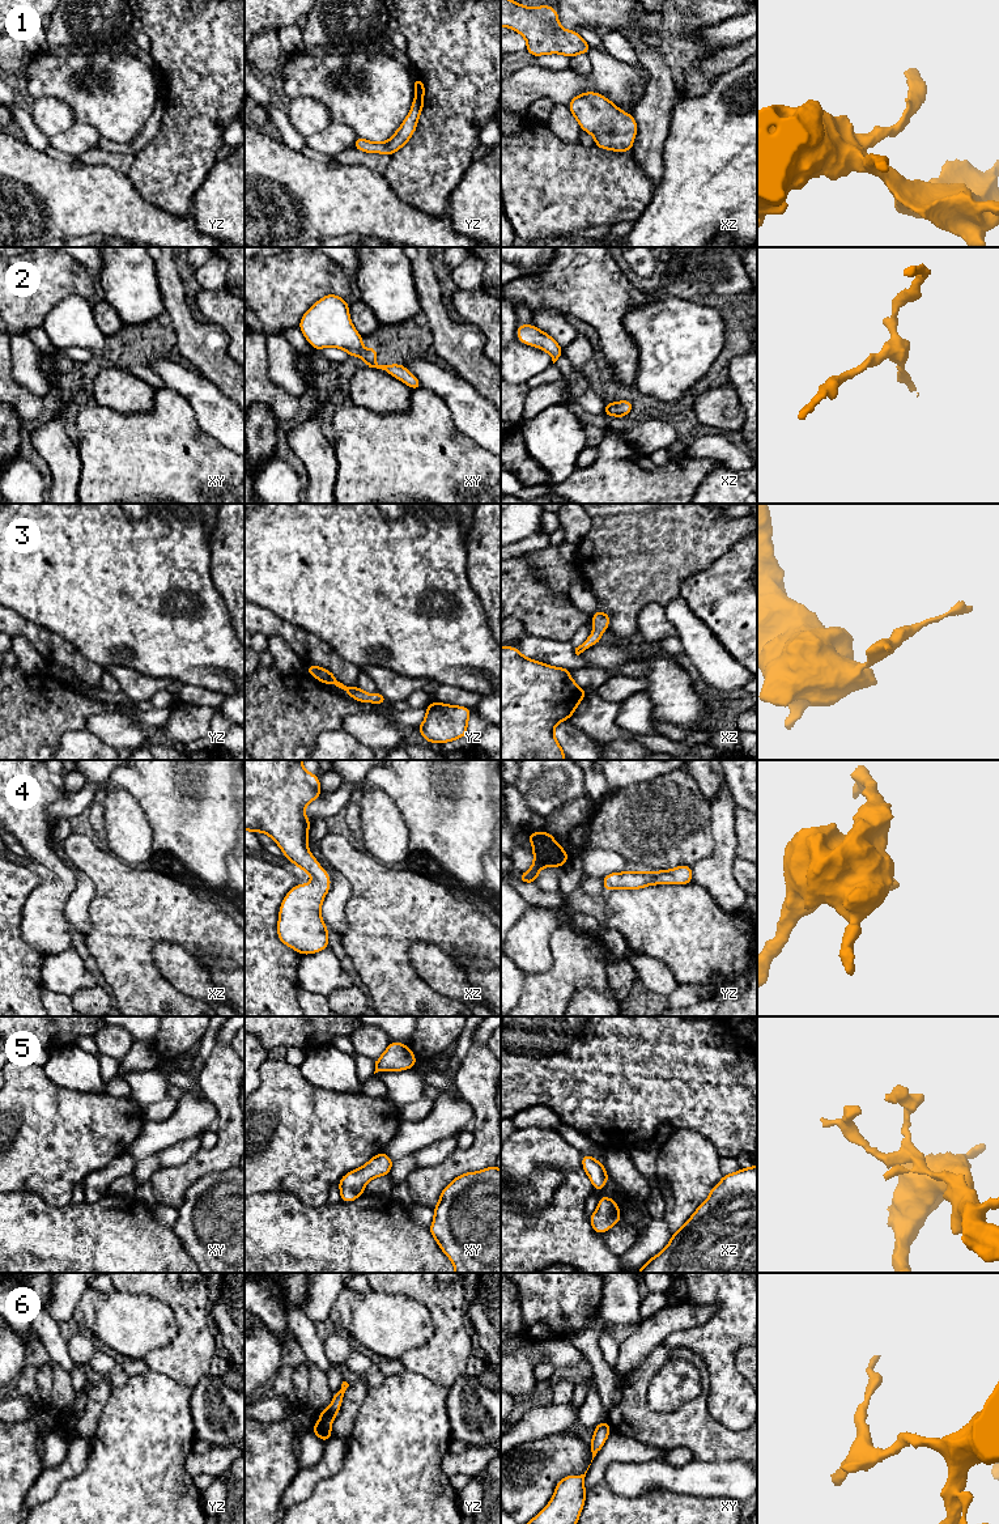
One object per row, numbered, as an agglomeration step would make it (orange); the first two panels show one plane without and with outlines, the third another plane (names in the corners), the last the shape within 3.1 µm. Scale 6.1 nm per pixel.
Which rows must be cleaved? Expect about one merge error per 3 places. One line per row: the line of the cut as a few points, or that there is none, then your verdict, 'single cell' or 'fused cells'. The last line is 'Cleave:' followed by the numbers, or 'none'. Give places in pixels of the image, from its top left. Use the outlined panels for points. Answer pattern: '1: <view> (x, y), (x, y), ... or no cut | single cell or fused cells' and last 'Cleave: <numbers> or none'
1: no cut | single cell
2: no cut | single cell
3: no cut | single cell
4: no cut | single cell
5: no cut | single cell
6: no cut | single cell
Cleave: none

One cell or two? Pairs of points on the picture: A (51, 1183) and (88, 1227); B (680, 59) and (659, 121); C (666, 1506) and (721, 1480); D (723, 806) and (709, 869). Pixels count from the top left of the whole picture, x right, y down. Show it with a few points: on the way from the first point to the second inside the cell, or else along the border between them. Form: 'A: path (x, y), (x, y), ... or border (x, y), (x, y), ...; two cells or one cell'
A: border (38, 1196), (54, 1206), (69, 1204); two cells
B: border (660, 51), (671, 80), (680, 94); two cells
C: border (660, 1488), (668, 1491), (704, 1495), (706, 1498); two cells
D: path (723, 822), (722, 853); one cell

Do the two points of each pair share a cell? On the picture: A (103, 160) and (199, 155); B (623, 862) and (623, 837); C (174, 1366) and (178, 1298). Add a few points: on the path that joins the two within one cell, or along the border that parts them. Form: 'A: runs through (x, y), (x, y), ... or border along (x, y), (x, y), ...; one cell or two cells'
A: border along (135, 156), (131, 168), (126, 173); two cells
B: border along (592, 848), (615, 850), (630, 862); two cells
C: runs through (186, 1349), (186, 1315); one cell

